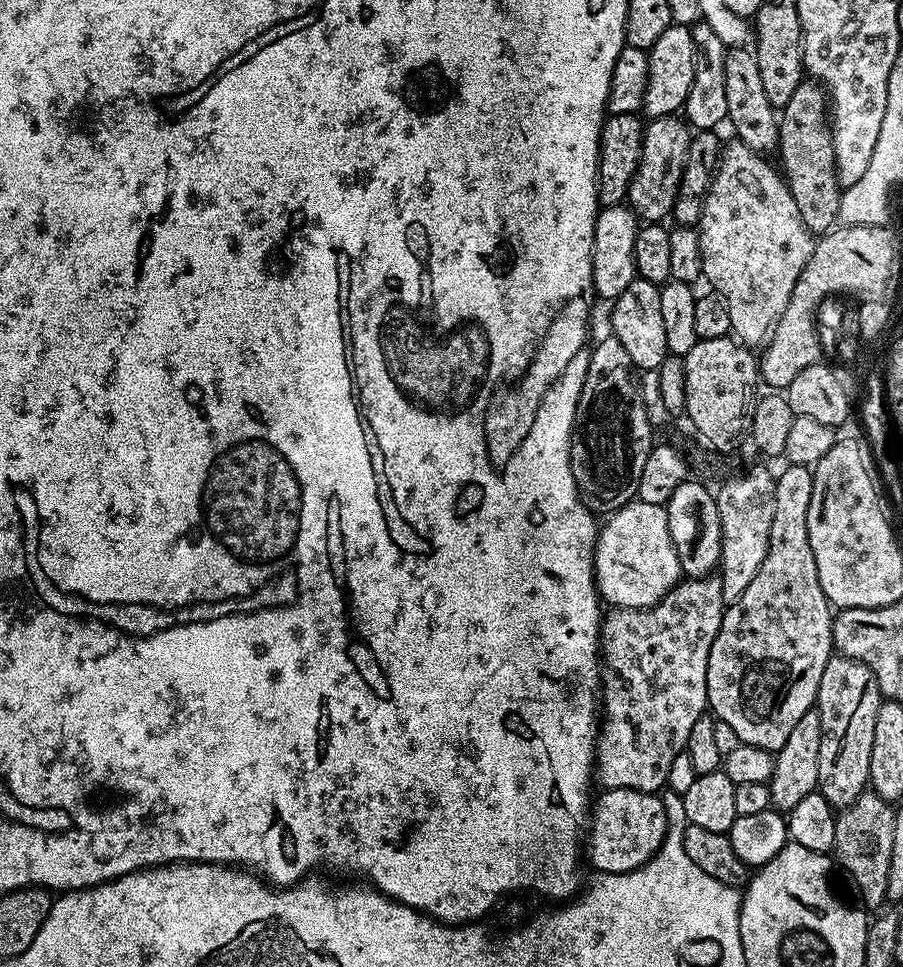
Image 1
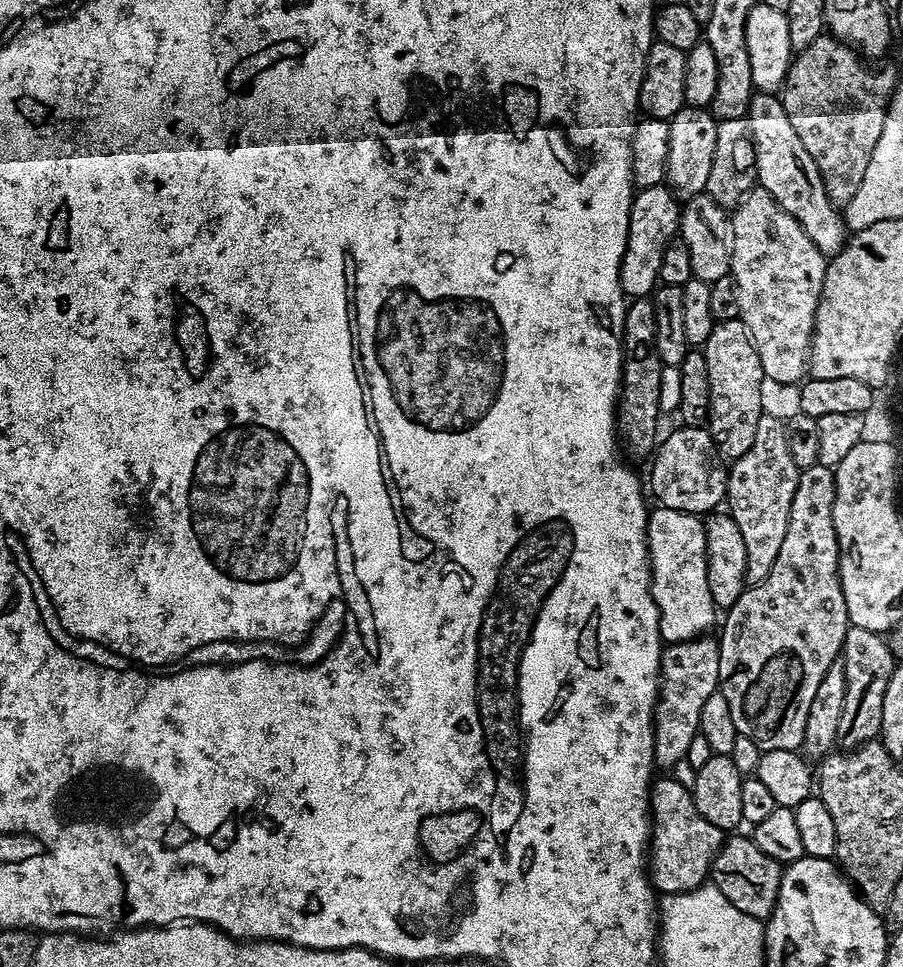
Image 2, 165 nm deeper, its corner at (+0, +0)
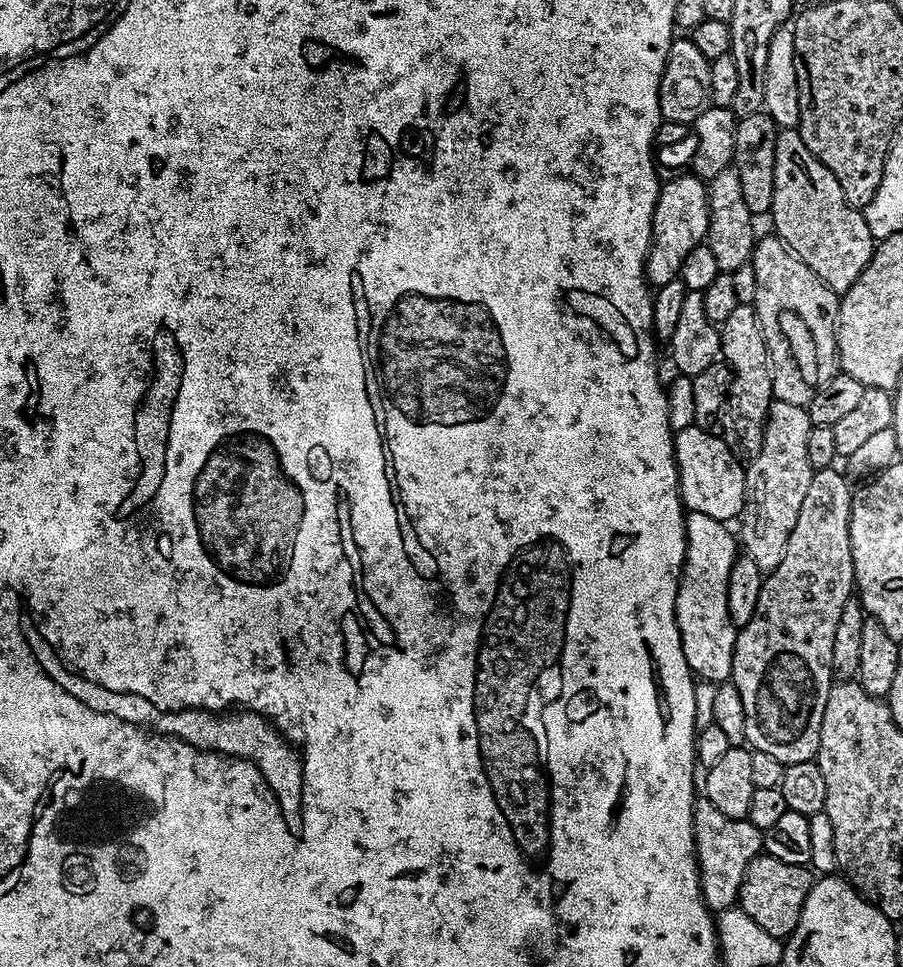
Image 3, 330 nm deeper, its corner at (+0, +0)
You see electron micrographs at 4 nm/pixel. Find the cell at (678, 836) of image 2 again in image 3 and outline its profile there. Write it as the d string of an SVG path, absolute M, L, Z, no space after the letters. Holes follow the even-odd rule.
M703 798L697 799L693 814L696 863L700 869L702 898L709 912L719 914L739 901L742 878L750 862L761 855L764 834L762 829L751 824L747 818L726 818L726 814L722 814L722 810L714 806L714 802Z

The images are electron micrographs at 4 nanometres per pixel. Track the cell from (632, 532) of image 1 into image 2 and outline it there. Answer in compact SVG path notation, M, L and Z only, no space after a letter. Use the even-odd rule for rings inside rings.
M659 506L648 514L648 569L652 572L652 597L660 611L660 638L665 645L694 640L709 631L718 609L710 598L710 584L706 578L706 536L704 520L695 512L679 512Z

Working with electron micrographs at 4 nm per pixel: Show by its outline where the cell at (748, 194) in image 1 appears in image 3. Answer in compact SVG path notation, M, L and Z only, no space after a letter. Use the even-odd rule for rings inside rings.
M761 236L752 245L751 264L754 266L754 307L766 342L768 363L772 366L772 395L782 402L808 405L810 398L832 376L837 375L836 319L840 313L840 296L810 266L806 266L785 245L779 236Z

